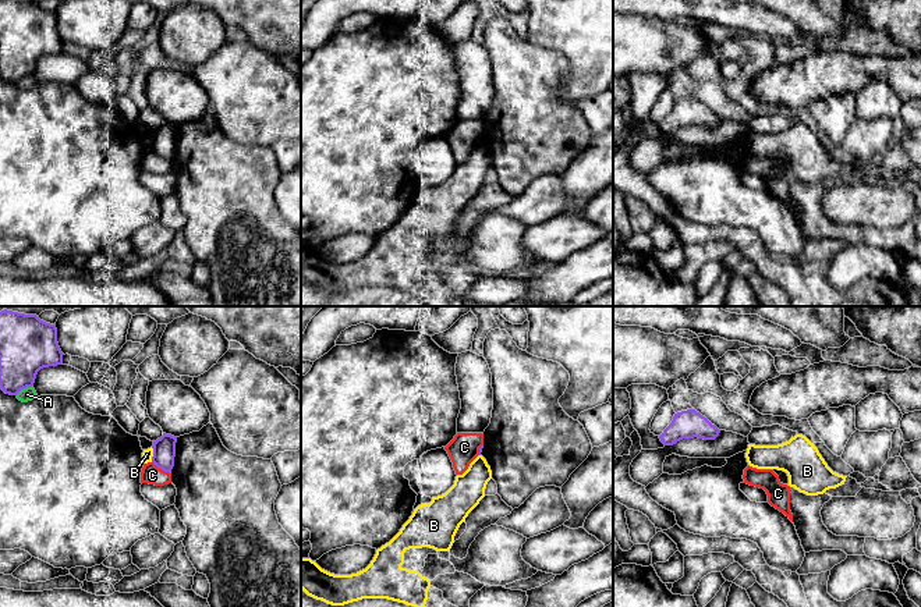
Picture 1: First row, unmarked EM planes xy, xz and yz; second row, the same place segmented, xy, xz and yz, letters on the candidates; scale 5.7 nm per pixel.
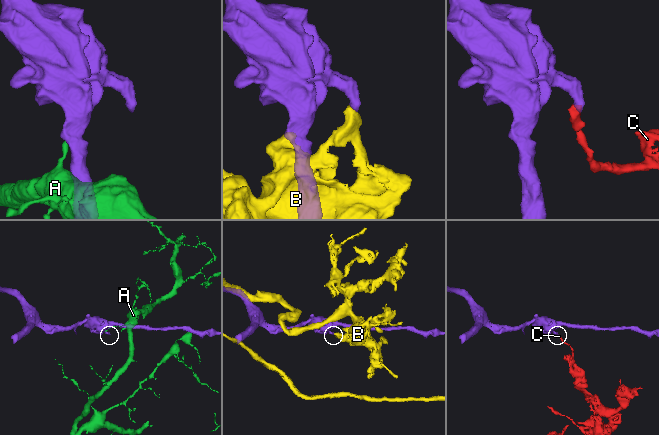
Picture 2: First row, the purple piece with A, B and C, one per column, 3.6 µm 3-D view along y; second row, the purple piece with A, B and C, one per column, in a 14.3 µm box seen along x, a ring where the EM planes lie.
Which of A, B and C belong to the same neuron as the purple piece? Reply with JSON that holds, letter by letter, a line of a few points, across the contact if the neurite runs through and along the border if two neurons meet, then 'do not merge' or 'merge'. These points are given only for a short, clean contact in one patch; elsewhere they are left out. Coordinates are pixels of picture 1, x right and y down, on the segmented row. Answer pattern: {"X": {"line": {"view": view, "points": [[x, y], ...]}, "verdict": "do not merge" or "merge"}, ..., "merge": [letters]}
{"A": {"verdict": "do not merge"}, "B": {"line": {"view": "xy", "points": [[151, 447], [152, 461]]}, "verdict": "do not merge"}, "C": {"line": {"view": "xy", "points": [[152, 461], [169, 472]]}, "verdict": "do not merge"}, "merge": []}

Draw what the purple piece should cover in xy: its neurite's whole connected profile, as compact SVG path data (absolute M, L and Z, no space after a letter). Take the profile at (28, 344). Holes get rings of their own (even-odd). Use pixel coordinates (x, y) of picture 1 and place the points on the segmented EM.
M0 312L0 388L10 395L32 387L40 369L63 363L57 329L36 315Z

